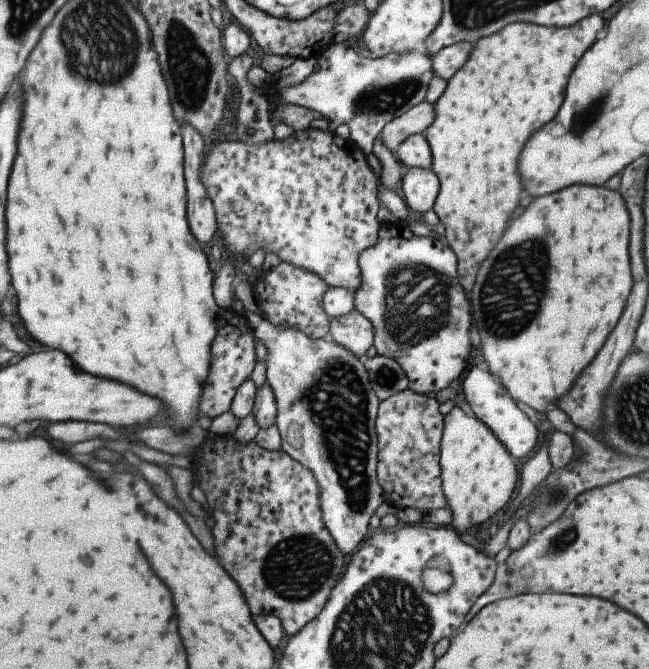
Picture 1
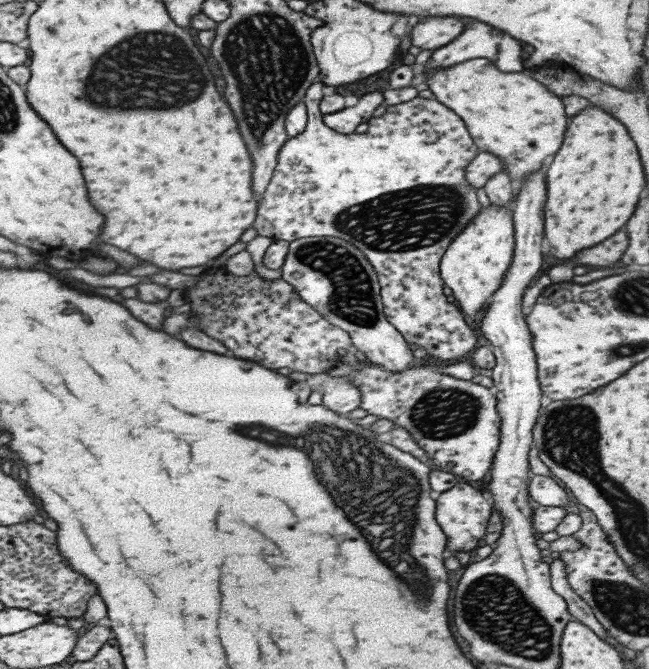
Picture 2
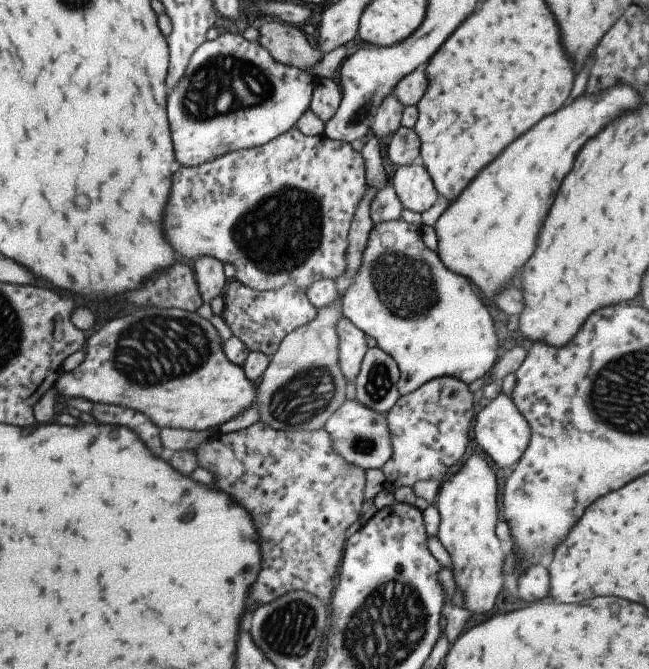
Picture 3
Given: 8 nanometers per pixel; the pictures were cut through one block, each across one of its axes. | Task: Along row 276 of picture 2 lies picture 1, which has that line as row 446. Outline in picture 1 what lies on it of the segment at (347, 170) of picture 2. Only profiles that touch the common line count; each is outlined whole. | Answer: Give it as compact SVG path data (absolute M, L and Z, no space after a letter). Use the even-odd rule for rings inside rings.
M409 388L379 402L377 430L377 477L384 499L398 510L416 508L423 515L448 508L442 488L441 438L444 428L439 402Z

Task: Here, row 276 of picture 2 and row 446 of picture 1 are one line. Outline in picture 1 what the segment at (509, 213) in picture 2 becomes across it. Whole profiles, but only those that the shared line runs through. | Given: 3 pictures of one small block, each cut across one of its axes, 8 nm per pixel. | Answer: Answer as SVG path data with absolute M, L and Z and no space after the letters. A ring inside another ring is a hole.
M454 406L443 417L443 423L439 460L442 488L452 512L451 526L462 535L470 528L489 521L506 506L518 484L518 470L505 446L475 416L467 416L461 408Z

